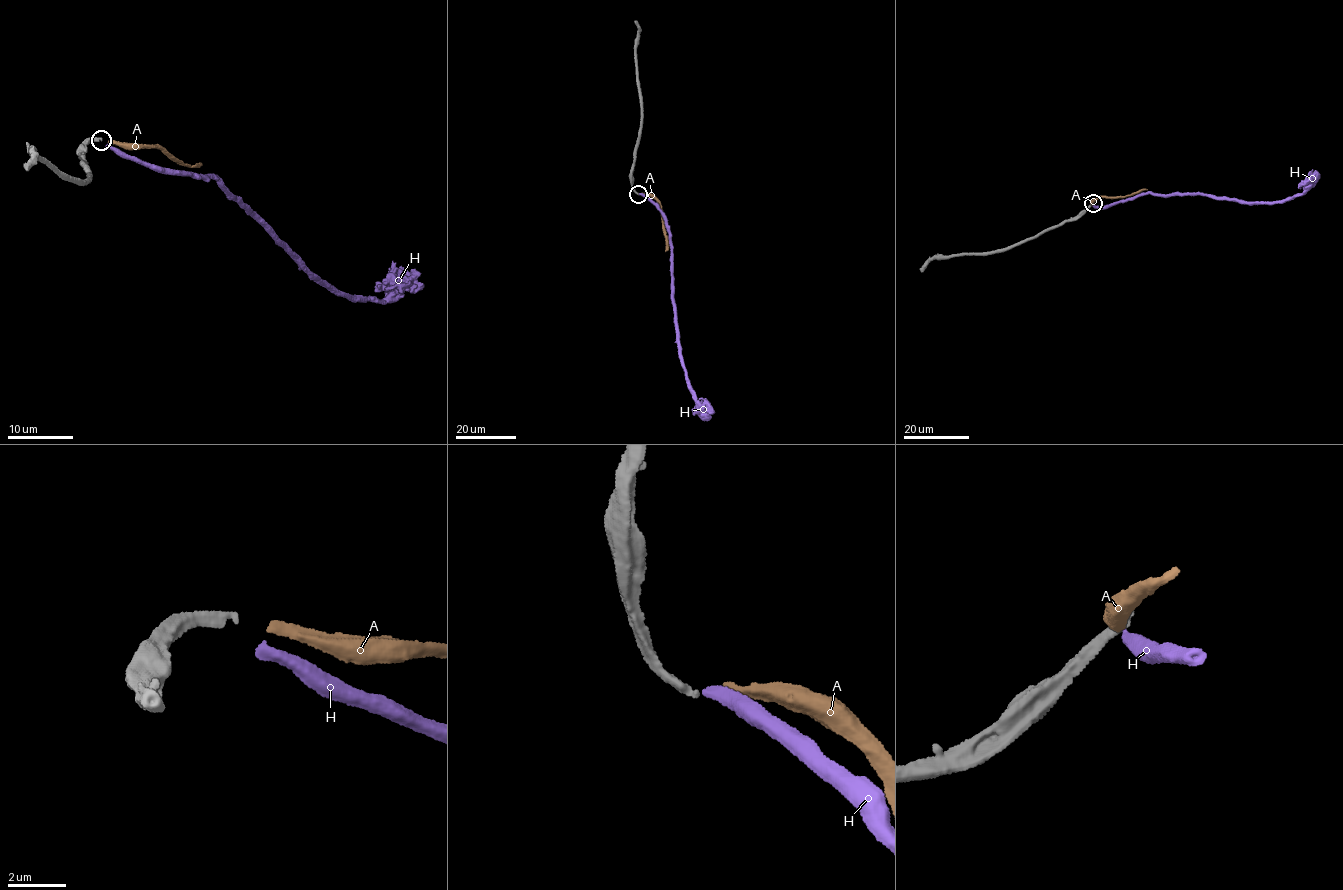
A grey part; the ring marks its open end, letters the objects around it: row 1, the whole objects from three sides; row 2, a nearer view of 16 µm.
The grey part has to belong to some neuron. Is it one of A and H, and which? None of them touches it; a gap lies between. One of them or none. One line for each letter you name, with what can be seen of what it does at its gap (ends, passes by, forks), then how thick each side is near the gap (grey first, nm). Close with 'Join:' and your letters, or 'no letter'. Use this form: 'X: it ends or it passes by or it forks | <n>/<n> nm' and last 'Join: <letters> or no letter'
A: it ends | 280/320 nm
Join: A

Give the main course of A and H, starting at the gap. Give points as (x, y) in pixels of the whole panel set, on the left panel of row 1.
A: (109, 141), (152, 146), (181, 165), (197, 164)
H: (106, 145), (153, 167), (192, 177), (211, 176), (331, 289), (359, 300), (377, 303), (392, 294), (403, 267)

